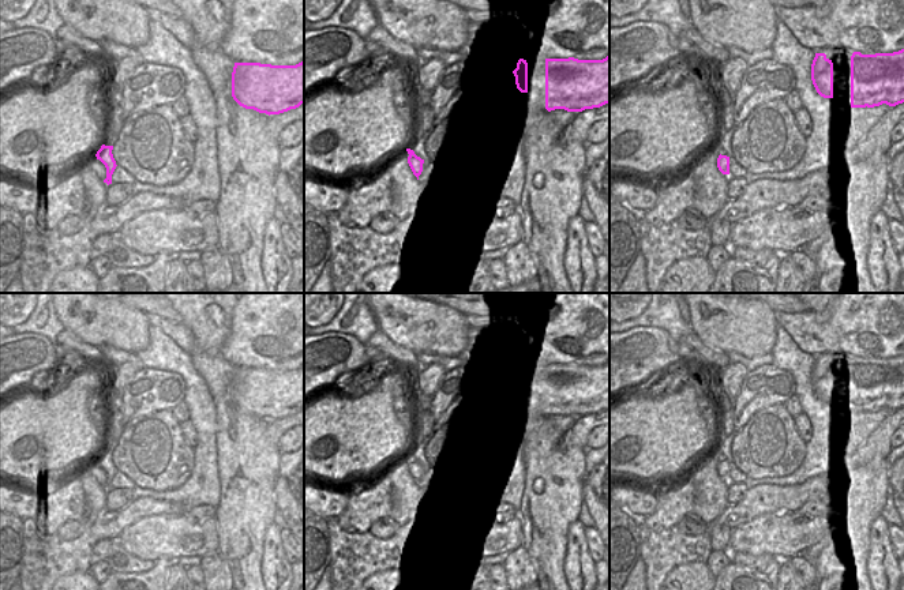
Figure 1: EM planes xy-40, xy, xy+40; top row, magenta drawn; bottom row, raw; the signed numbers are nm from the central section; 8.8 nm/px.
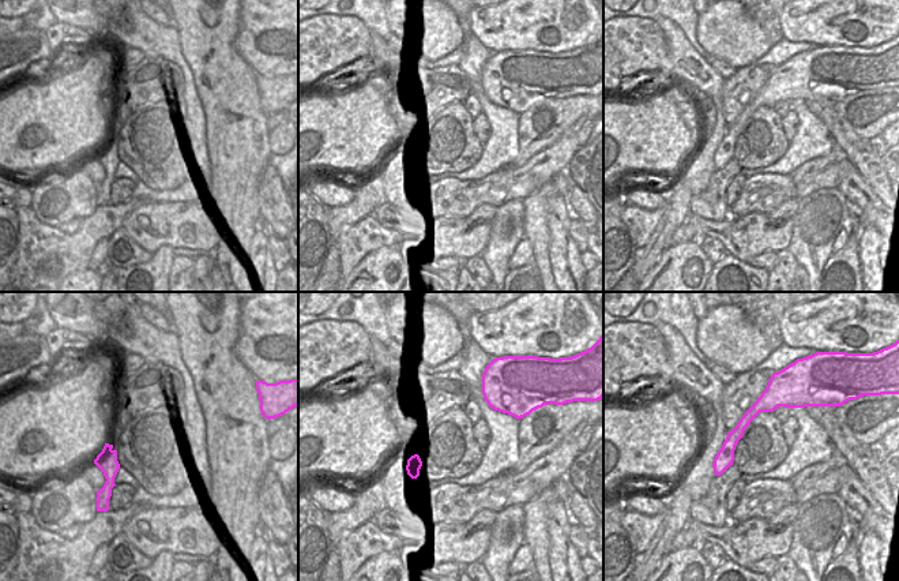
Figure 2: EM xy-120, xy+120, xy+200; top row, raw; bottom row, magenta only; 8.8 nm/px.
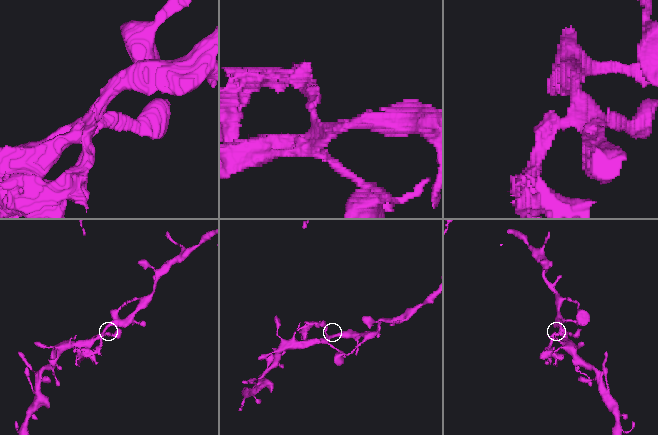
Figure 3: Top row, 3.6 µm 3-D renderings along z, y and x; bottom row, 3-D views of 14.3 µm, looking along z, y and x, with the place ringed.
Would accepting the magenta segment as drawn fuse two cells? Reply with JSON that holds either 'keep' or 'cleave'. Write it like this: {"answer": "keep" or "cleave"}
{"answer": "cleave"}

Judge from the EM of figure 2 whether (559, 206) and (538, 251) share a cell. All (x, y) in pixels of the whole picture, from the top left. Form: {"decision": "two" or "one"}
{"decision": "two"}

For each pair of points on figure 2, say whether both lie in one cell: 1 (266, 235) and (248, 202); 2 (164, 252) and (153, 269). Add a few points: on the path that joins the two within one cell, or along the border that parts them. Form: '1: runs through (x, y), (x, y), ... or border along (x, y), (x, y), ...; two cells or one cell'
1: border along (263, 222), (256, 235), (255, 257); two cells
2: runs through (164, 257), (157, 265); one cell

